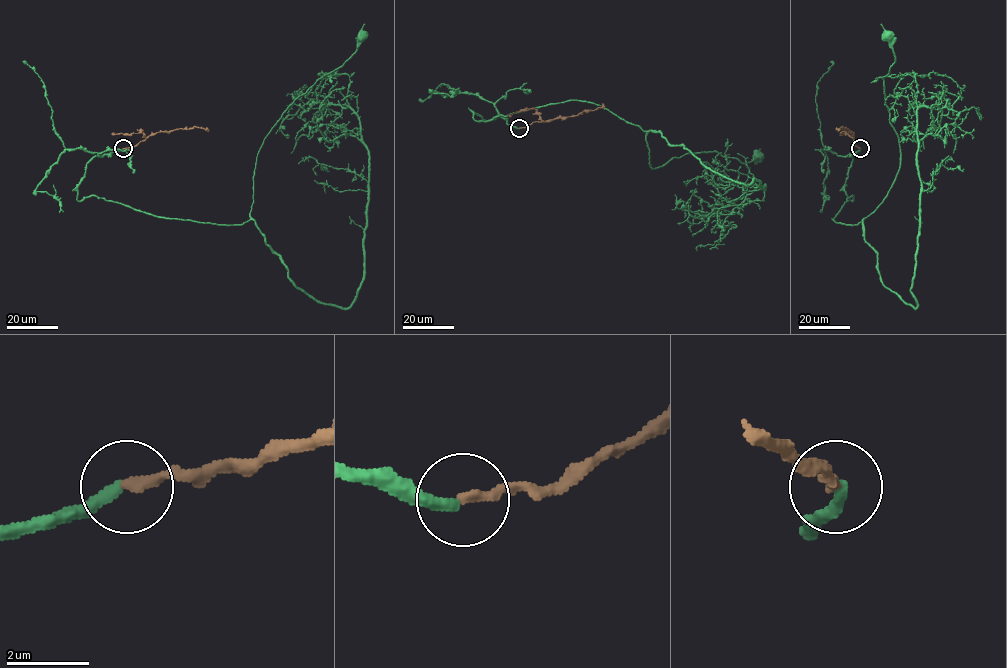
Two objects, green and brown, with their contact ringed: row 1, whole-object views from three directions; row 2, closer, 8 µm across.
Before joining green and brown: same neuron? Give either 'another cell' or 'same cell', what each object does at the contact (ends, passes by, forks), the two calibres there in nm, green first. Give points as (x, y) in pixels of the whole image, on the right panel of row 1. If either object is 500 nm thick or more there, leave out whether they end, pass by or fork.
same cell; green ends; brown ends; calibres 320 and 240 nm

